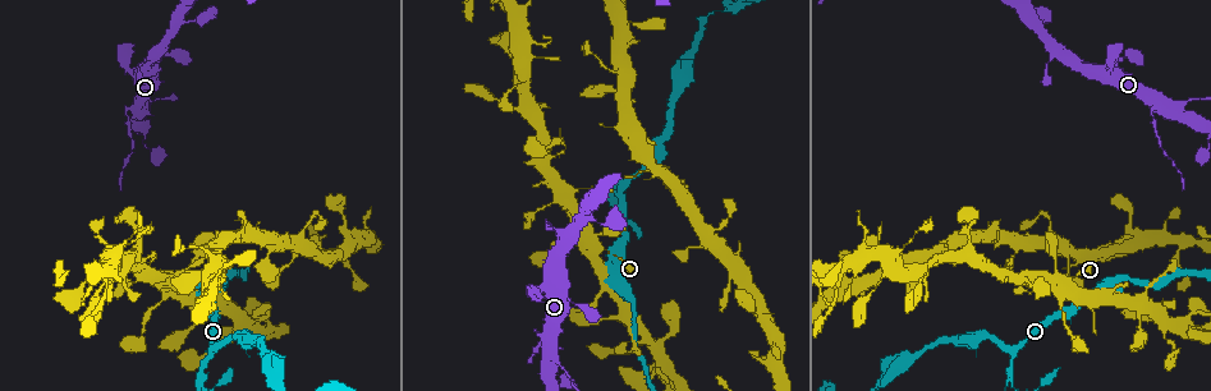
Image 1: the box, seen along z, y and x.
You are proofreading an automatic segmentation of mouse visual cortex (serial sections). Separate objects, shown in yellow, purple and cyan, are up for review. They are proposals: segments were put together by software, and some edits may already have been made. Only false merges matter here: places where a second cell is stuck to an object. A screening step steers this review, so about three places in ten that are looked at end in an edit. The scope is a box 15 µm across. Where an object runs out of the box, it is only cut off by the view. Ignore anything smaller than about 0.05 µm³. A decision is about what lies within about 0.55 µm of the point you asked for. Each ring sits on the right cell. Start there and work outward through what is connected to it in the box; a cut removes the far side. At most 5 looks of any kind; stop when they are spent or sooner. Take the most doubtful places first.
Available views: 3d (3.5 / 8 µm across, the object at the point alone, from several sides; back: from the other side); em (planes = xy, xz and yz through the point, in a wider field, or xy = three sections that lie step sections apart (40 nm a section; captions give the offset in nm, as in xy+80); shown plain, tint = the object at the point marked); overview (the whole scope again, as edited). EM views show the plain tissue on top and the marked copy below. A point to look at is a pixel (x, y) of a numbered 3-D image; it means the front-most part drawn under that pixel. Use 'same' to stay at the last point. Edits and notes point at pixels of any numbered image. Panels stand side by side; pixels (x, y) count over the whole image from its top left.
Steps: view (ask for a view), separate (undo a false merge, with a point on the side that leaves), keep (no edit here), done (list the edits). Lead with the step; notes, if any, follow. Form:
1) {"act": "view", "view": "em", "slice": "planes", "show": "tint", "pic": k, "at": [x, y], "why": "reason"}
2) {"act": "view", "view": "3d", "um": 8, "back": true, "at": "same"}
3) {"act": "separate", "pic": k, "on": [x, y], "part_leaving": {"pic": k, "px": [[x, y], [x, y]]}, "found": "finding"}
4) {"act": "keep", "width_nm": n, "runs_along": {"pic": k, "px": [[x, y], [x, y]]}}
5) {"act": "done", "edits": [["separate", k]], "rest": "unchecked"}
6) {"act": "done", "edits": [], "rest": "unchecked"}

{"act": "view", "view": "3d", "um": 8, "pic": 1, "at": [1150, 111], "why": "calibre changes"}

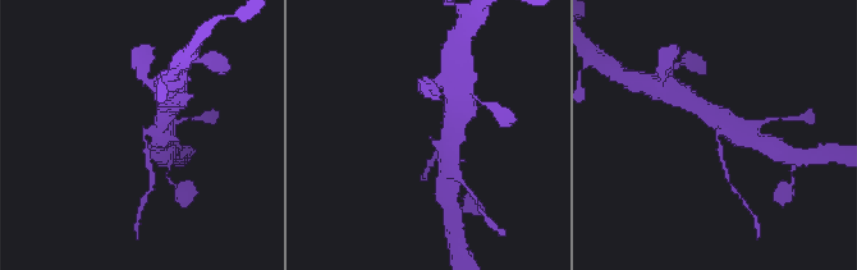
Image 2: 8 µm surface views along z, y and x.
{"act": "view", "view": "em", "slice": "xy", "step": 2, "show": "tint", "pic": 2, "at": [718, 134], "why": "need the tissue"}

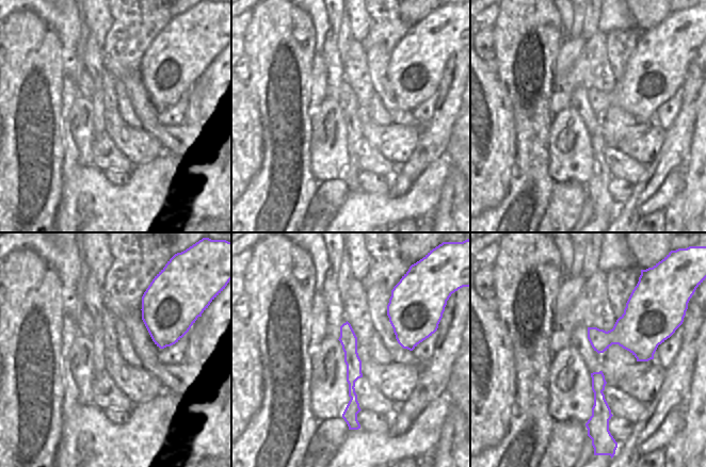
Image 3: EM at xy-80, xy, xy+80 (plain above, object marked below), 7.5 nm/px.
{"act": "separate", "pic": 2, "on": [149, 166], "part_leaving": {"pic": 2, "px": [[146, 146], [151, 170], [151, 191], [146, 196]]}, "found": "a second cell is stuck on"}

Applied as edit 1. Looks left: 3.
{"act": "view", "view": "overview", "why": "see it whole again"}

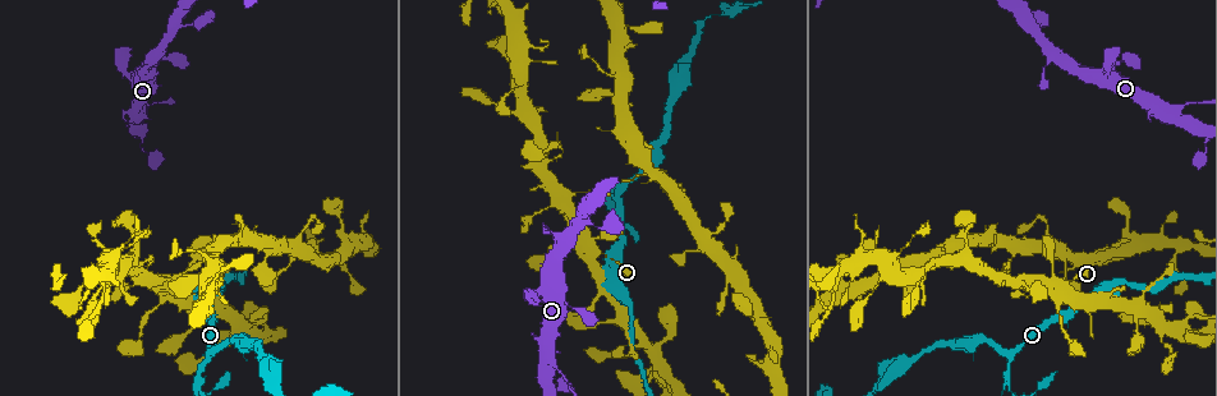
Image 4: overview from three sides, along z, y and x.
{"act": "view", "view": "3d", "um": 3.5, "pic": 4, "at": [1007, 377], "why": "thin arm on a thick one"}

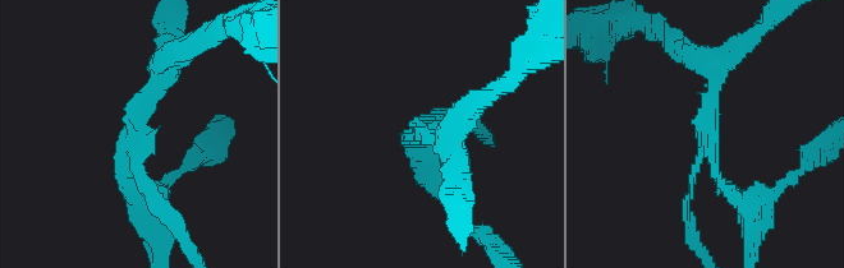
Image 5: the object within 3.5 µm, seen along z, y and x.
{"act": "view", "view": "em", "slice": "xy", "step": 3, "show": "tint", "pic": 5, "at": [135, 130], "arms": 3, "arm_widths_nm": [100, 150, 300]}

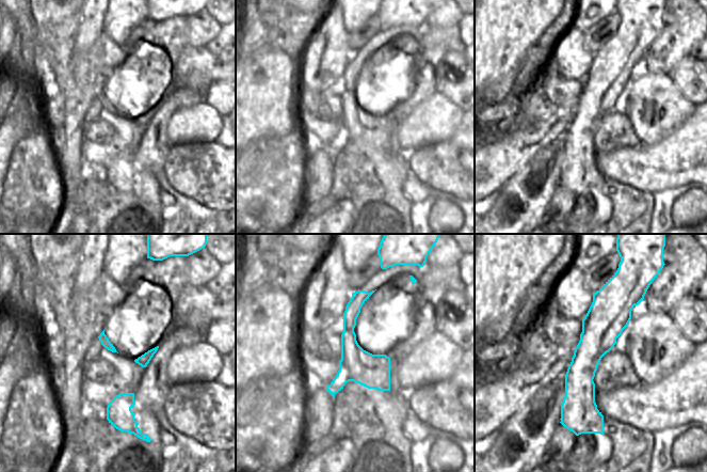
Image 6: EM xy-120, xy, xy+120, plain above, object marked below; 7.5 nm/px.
{"act": "separate", "pic": 5, "on": [686, 202], "part_leaving": {"pic": 5, "px": [[141, 142], [141, 172], [168, 204]]}, "found": "a second cell is stuck on"}

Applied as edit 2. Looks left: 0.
{"act": "done", "edits": [["separate", 2], ["separate", 5]], "rest": "unchecked"}

